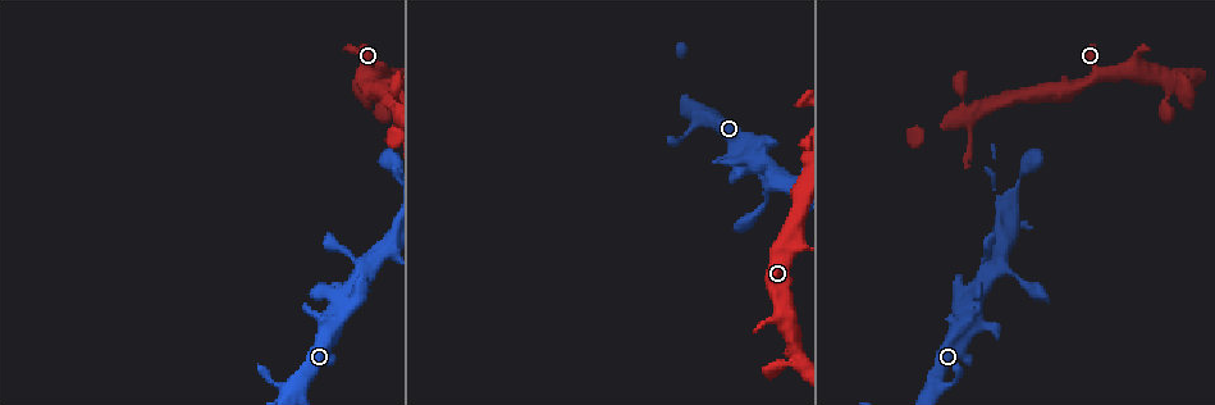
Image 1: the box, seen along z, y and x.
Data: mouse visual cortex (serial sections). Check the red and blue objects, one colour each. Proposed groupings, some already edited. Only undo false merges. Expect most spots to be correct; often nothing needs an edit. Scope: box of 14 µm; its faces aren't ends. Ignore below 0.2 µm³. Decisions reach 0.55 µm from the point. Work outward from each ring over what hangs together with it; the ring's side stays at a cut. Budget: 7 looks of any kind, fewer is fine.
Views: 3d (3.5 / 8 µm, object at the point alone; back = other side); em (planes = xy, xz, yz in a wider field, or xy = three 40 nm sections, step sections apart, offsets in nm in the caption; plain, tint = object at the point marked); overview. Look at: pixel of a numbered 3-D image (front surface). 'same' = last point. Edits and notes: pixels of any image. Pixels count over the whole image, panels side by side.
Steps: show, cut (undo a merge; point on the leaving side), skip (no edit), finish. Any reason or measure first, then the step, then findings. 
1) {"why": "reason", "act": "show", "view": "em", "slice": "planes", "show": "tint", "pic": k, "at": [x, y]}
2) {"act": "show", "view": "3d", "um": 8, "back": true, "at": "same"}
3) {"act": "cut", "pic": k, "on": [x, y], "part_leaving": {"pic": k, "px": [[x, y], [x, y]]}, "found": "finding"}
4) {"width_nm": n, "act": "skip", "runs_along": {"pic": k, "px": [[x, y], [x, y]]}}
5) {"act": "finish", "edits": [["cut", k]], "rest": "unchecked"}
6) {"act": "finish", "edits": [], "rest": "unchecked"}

{"why": "arms part here", "act": "show", "view": "3d", "um": 3.5, "pic": 1, "at": [967, 311]}

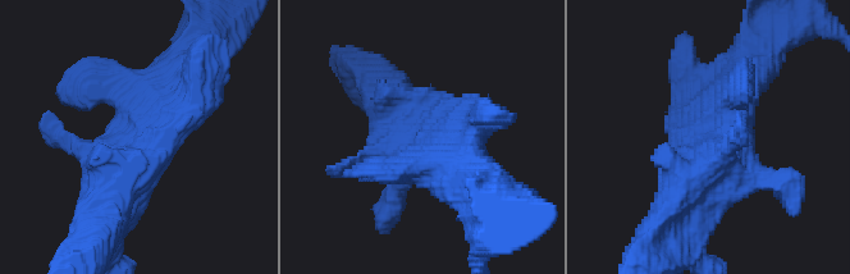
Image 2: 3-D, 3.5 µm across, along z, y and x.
{"act": "show", "view": "em", "slice": "planes", "show": "tint", "pic": 2, "at": [138, 138]}

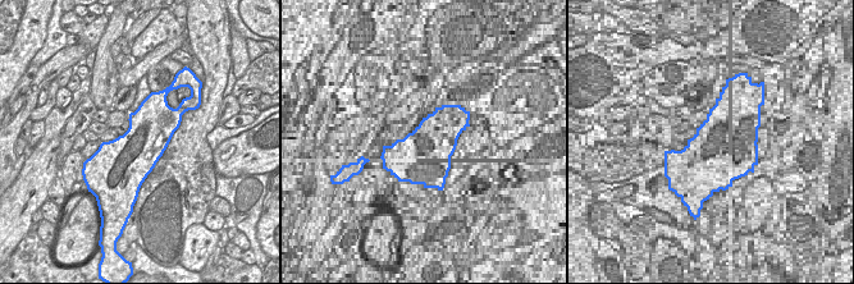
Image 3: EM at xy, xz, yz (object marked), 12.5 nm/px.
{"act": "skip", "runs_along": {"pic": 2, "px": [[112, 200], [155, 97], [182, 69]]}, "found": "continuous, no second cell"}

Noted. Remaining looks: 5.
{"why": "sharp bend", "act": "show", "view": "3d", "um": 3.5, "back": true, "pic": 1, "at": [1113, 73]}

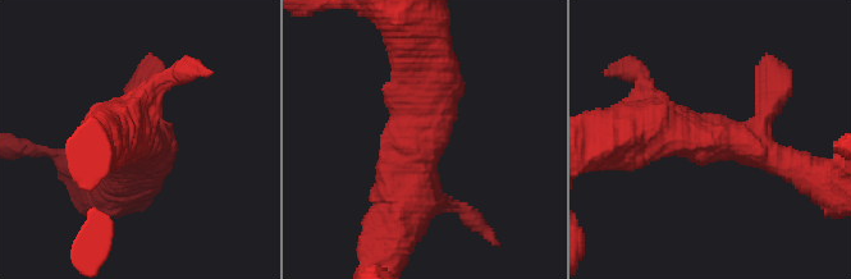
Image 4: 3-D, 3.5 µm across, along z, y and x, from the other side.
{"why": "shape alone is not enough", "act": "show", "view": "em", "slice": "planes", "show": "tint", "pic": 4, "at": [426, 136]}

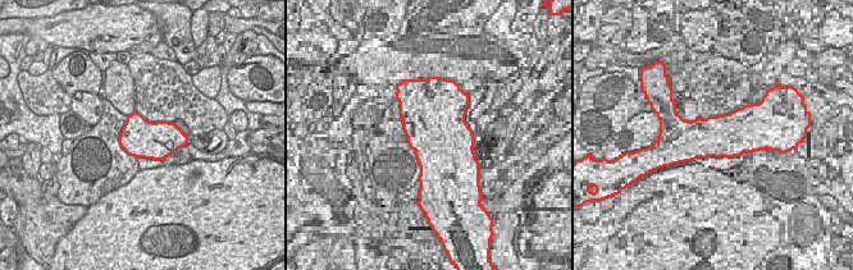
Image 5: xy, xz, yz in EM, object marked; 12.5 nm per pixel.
{"why": "cut it another way", "act": "show", "view": "em", "slice": "xy", "step": 2, "show": "tint", "at": "same"}

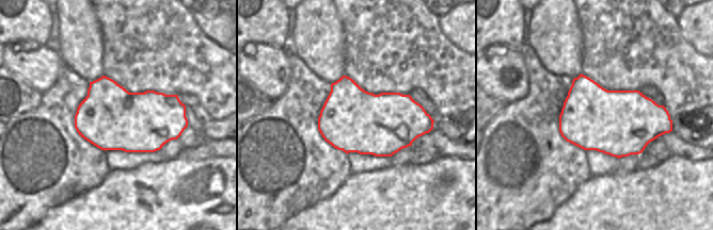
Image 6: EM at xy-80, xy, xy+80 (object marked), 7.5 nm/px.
{"act": "skip", "runs_along": {"pic": 4, "px": [[769, 99], [753, 142], [639, 131]]}, "found": "all the same cell"}

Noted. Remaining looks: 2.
{"why": "three-way junction", "act": "show", "view": "3d", "um": 8, "pic": 1, "at": [794, 359]}

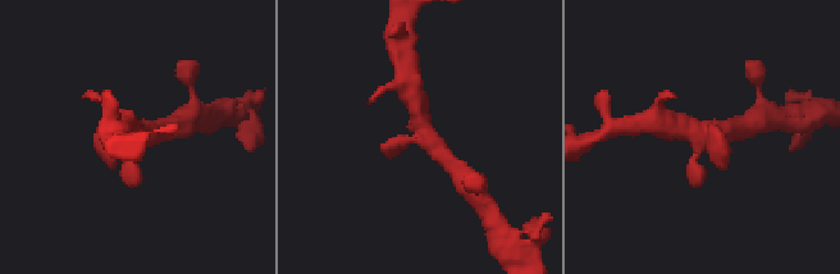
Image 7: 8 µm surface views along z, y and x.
{"act": "show", "view": "em", "slice": "planes", "show": "tint", "pic": 7, "at": [424, 133]}

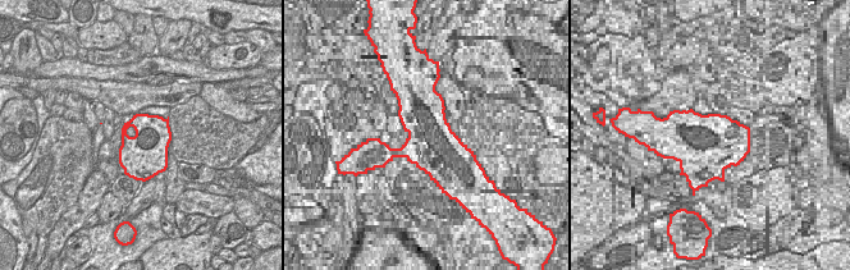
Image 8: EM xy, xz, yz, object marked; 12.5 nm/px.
{"act": "skip", "runs_along": {"pic": 7, "px": [[414, 100], [423, 132], [396, 144]]}, "found": "continuous, no second cell"}

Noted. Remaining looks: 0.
{"act": "finish", "edits": [], "rest": "unchecked"}

